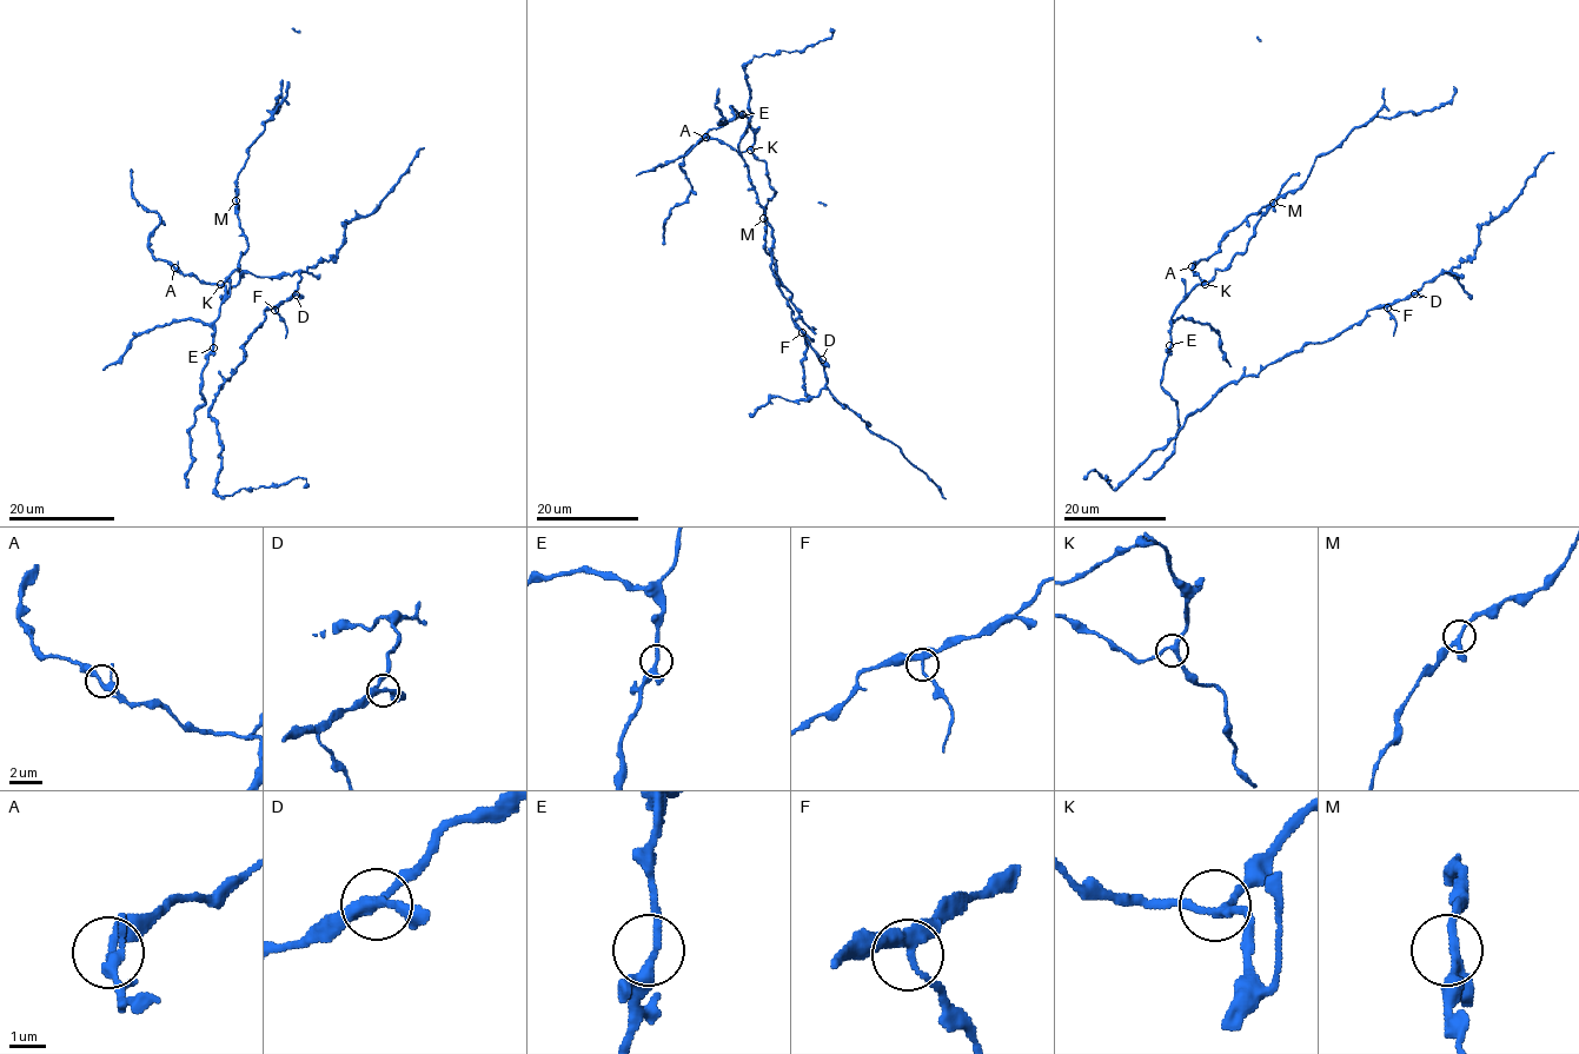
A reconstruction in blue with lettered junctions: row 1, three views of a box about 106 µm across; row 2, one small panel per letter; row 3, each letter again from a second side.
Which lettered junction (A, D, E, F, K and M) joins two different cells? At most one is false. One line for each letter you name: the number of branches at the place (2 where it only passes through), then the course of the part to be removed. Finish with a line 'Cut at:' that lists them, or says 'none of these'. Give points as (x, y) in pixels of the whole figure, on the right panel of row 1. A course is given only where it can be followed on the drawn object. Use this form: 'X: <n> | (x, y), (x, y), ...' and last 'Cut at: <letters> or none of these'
F: 3 | (1386, 307), (1395, 322), (1393, 336)
Cut at: F

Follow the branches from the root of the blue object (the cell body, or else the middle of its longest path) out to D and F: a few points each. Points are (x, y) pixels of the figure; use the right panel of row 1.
D: (1191, 413), (1199, 411), (1229, 383), (1256, 375), (1305, 345), (1329, 340), (1358, 324), (1368, 310), (1414, 293)
F: (1191, 413), (1199, 411), (1229, 383), (1256, 375), (1305, 345), (1334, 338), (1358, 324), (1368, 310), (1386, 307)

